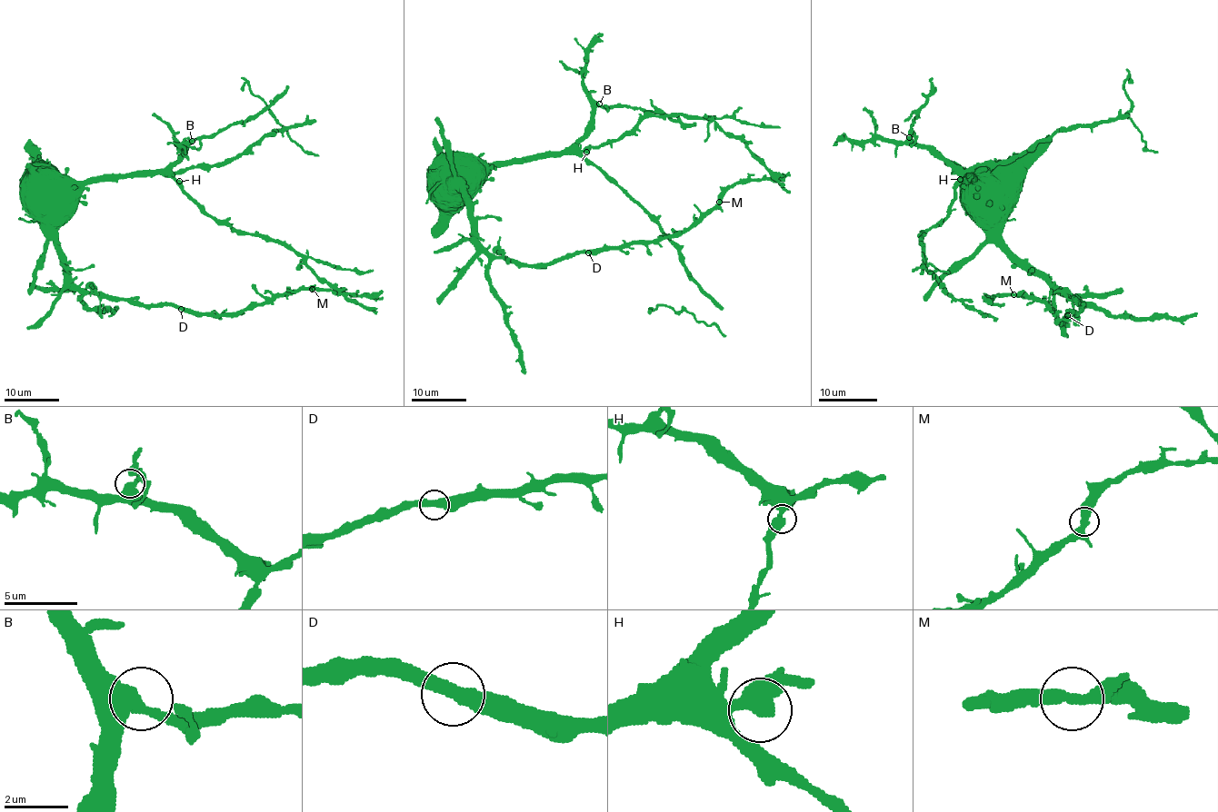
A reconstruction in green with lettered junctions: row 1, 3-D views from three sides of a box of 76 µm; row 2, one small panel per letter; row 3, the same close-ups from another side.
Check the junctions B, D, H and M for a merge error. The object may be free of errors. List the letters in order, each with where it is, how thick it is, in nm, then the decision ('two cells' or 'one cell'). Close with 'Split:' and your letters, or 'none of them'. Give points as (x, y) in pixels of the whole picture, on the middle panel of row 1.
B: place (599, 103); calibre 440 nm; one cell
D: place (588, 252); calibre 440 nm; one cell
H: place (586, 152); calibre 440 nm; one cell
M: place (719, 202); calibre 460 nm; one cell
Split: none of them

